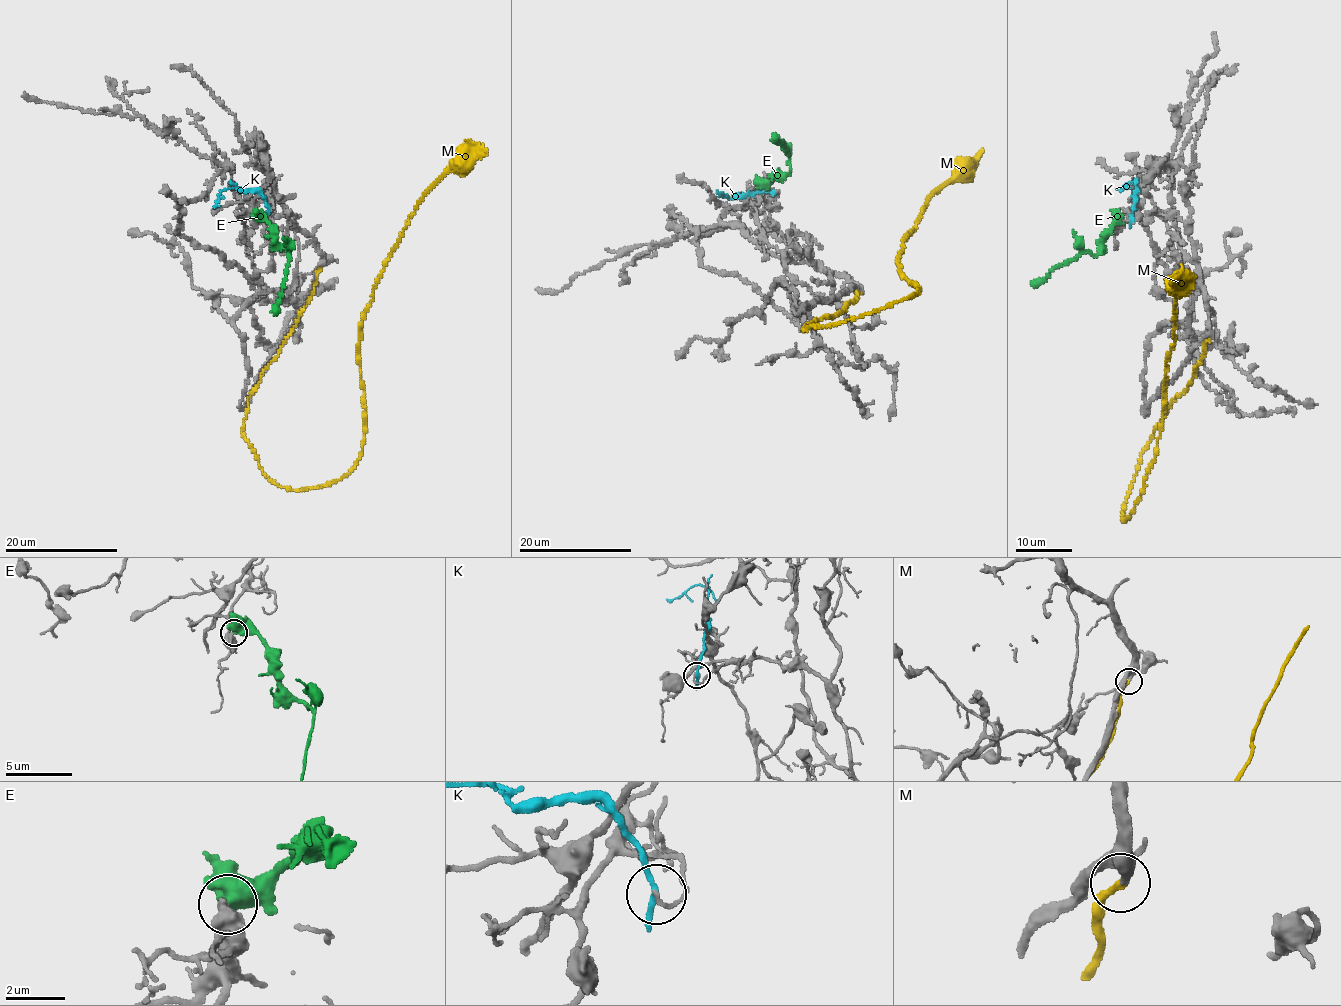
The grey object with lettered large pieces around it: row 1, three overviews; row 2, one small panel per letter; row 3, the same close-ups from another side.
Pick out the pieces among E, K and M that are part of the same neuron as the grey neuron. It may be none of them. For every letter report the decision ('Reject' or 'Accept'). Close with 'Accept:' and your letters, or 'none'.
E: Reject
K: Reject
M: Accept
Accept: M

